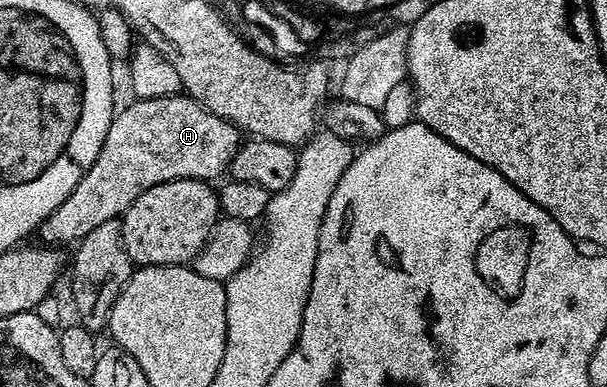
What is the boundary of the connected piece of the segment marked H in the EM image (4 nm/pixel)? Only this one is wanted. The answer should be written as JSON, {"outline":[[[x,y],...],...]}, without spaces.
{"outline":[[[187,95],[131,103],[113,116],[102,151],[98,151],[98,159],[82,175],[78,187],[40,224],[38,237],[45,246],[79,243],[94,227],[117,220],[142,191],[150,191],[158,183],[178,179],[215,182],[215,177],[231,166],[242,144],[241,130]]]}

